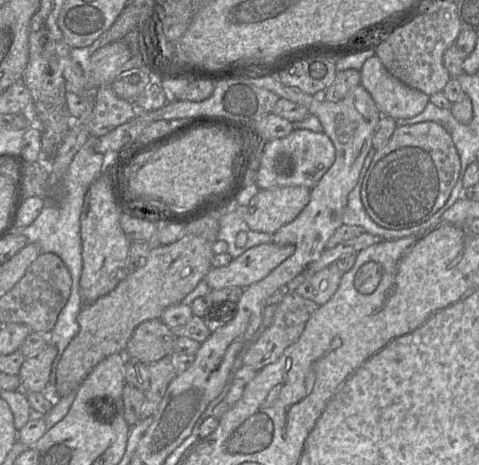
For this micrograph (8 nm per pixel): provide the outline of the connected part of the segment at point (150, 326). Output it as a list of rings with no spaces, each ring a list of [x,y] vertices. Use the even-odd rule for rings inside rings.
[[[161,319],[148,320],[136,327],[124,355],[149,365],[173,354],[174,341],[174,331]]]

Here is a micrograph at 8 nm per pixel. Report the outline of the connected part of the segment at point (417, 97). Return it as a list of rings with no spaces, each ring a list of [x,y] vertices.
[[[377,55],[368,58],[361,70],[361,85],[369,92],[382,116],[393,119],[407,119],[422,113],[430,102],[430,96],[408,87],[399,79],[395,78],[385,68]]]

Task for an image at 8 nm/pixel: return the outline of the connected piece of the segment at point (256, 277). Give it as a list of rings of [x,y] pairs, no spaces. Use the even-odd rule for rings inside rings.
[[[273,242],[251,247],[228,265],[212,268],[204,281],[212,290],[227,287],[245,289],[268,276],[295,250],[293,244],[278,245]]]

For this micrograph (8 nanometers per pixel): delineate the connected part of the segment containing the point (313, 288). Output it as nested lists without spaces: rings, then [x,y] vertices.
[[[333,263],[303,282],[295,292],[319,305],[325,304],[337,291],[343,274]]]

